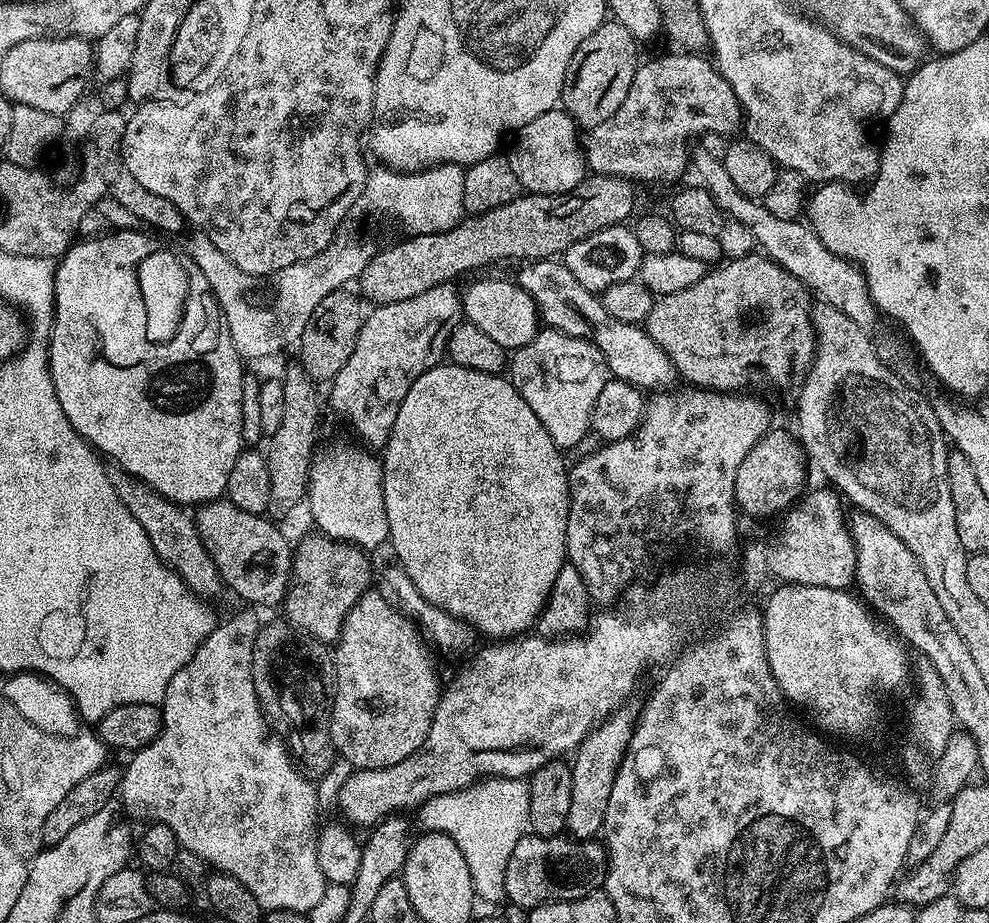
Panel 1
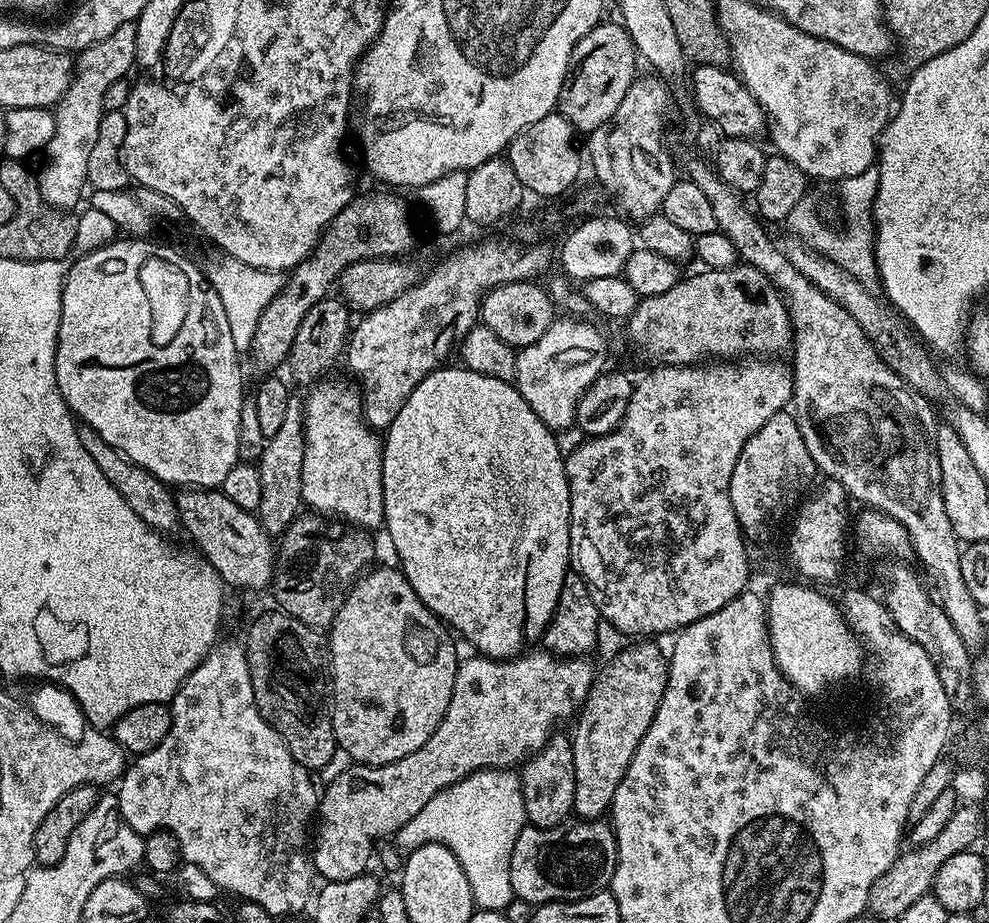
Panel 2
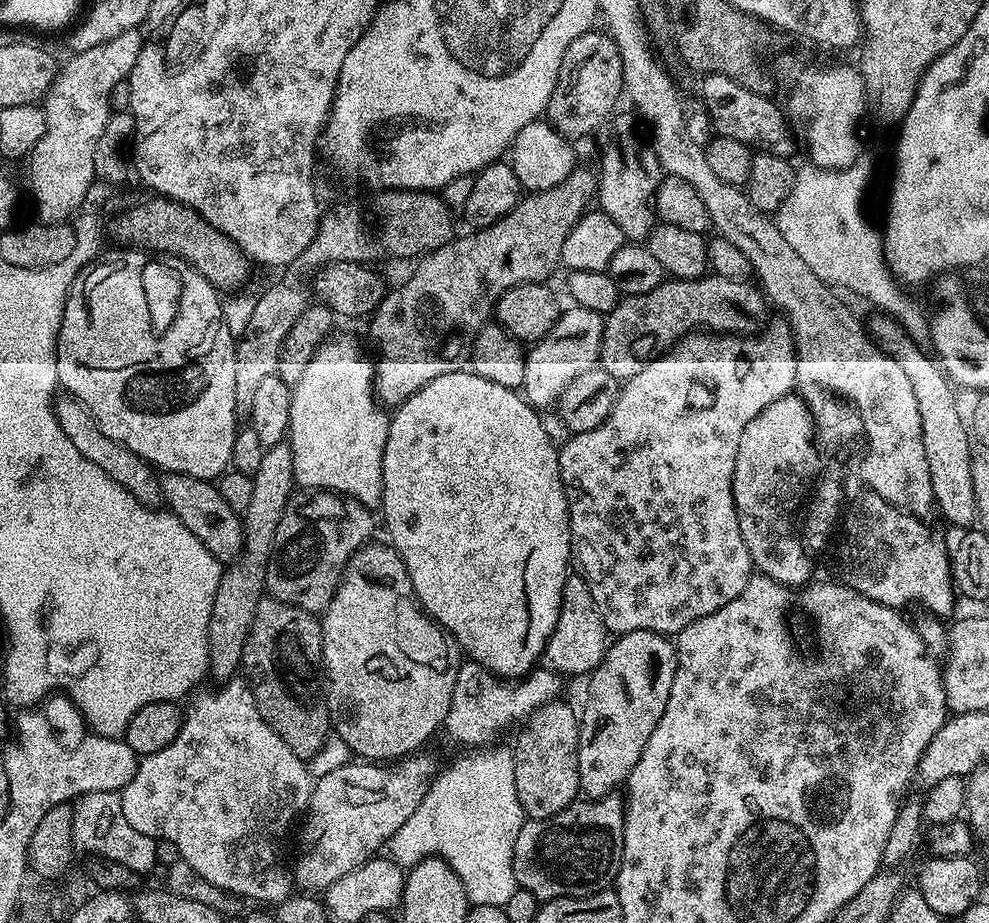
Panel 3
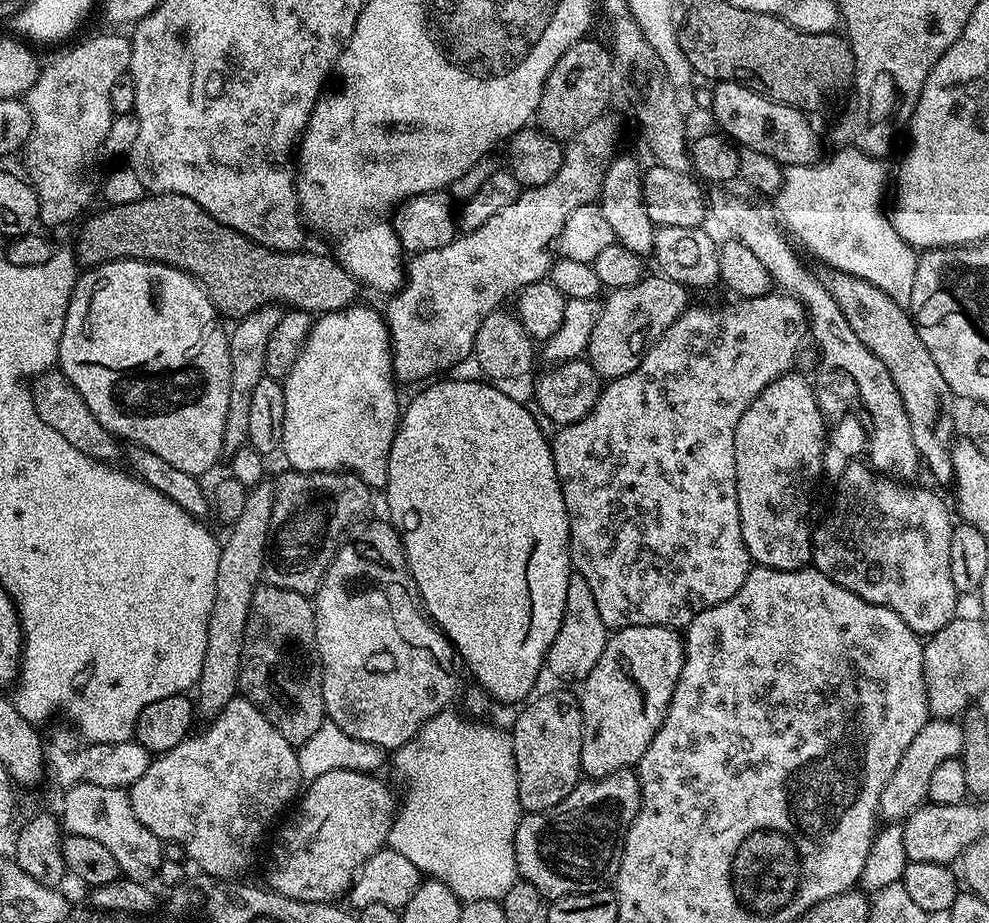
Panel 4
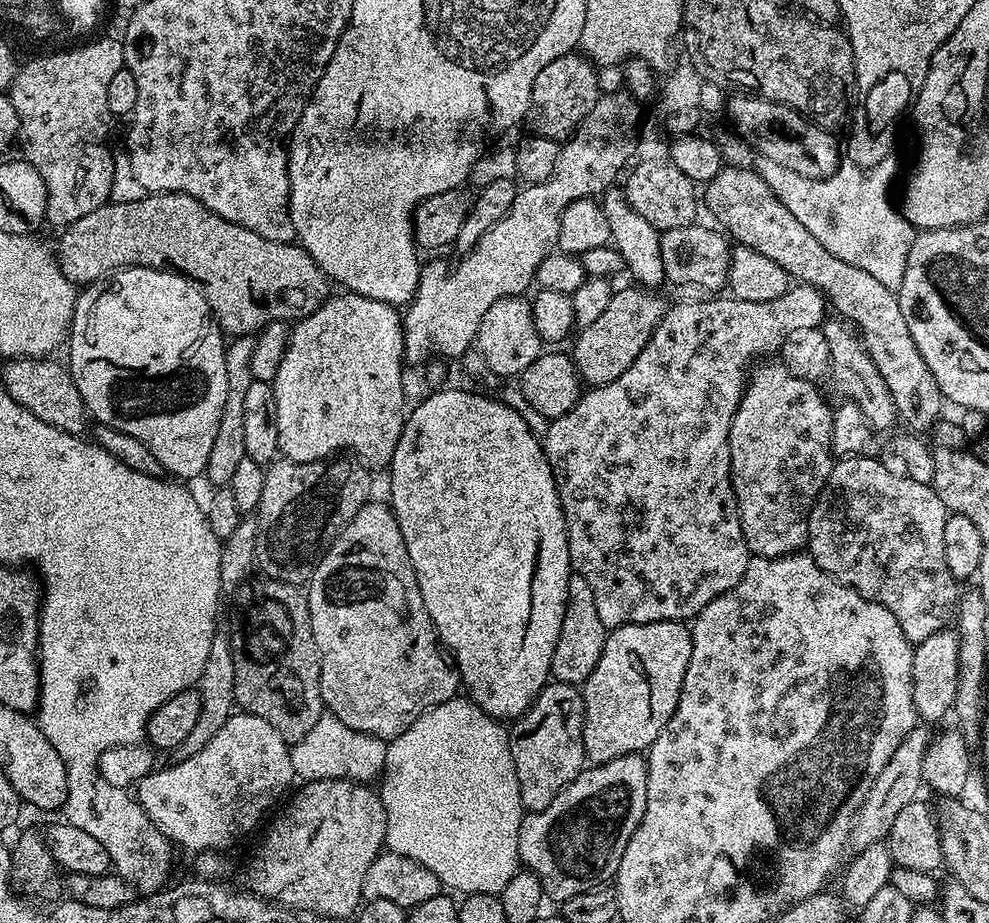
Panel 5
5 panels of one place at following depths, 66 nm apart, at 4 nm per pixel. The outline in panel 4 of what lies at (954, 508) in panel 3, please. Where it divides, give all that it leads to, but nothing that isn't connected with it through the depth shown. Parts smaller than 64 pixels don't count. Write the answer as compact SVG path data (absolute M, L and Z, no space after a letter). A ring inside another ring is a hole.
M837 271L828 275L823 277L822 283L834 302L838 302L846 322L850 322L850 330L854 330L862 346L866 346L866 350L886 366L894 386L898 386L902 406L906 406L910 418L910 438L914 438L923 467L926 472L928 468L938 483L951 485L954 435L948 383L946 378L942 378L942 370L934 366L934 358L930 358L930 350L926 350L911 315L868 281Z

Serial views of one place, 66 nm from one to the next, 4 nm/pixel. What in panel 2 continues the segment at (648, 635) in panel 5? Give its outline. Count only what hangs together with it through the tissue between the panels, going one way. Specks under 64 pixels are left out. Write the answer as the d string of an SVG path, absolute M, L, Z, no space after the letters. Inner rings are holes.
M632 642L629 648L624 648L608 665L604 668L604 673L597 675L592 681L592 688L588 691L588 699L584 701L578 712L578 719L575 721L576 733L571 733L572 753L574 754L574 786L576 787L576 797L574 798L573 813L581 820L598 820L601 819L609 811L612 799L614 798L614 790L618 790L618 782L622 782L622 778L626 774L626 770L630 766L630 758L634 758L634 750L638 750L638 742L642 742L642 738L646 734L646 730L650 730L650 722L654 720L654 714L658 710L658 702L662 698L662 694L666 690L666 682L668 681L668 656L659 648L658 645L652 644L656 642Z

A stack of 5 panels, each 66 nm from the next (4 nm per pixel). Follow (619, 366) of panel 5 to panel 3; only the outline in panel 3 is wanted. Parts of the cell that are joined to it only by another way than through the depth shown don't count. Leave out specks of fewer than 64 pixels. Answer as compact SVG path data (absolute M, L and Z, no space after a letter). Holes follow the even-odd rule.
M705 274L696 280L665 279L650 294L624 296L613 312L607 313L600 343L599 367L618 381L629 380L651 360L667 353L683 336L697 330L717 334L752 334L765 323L766 297L747 279L731 280Z

